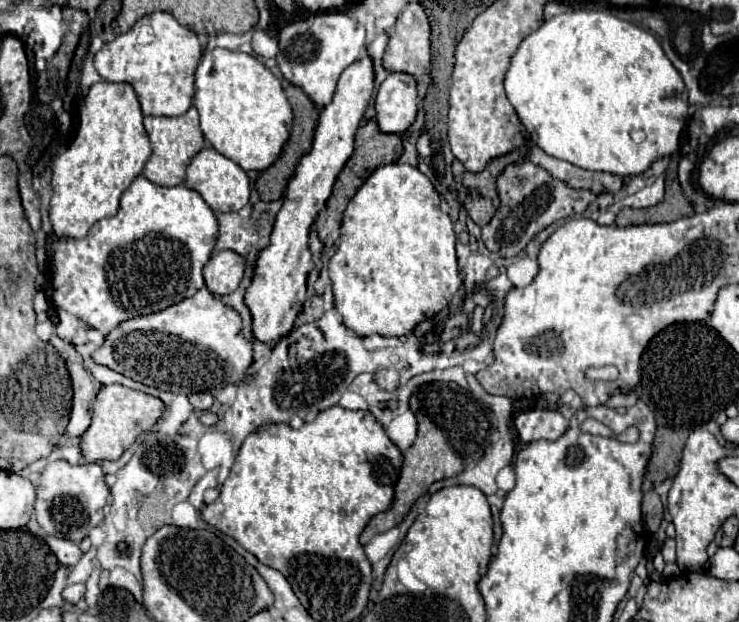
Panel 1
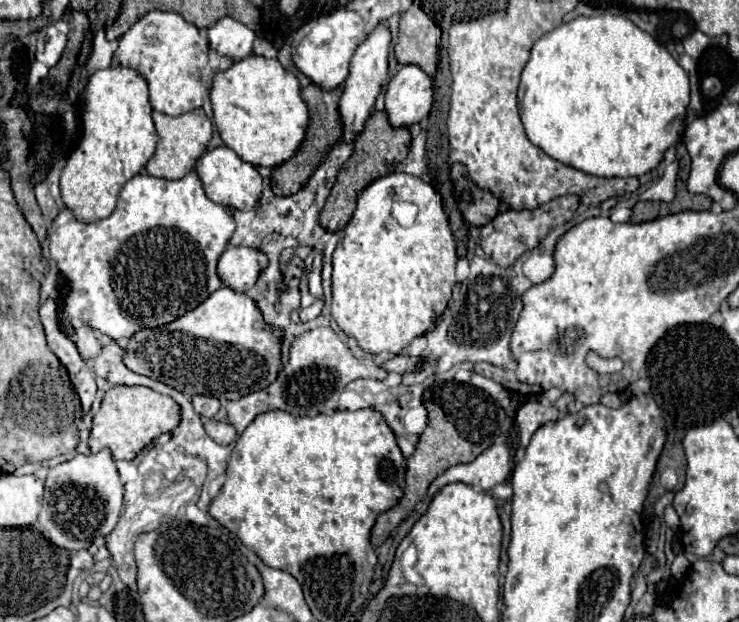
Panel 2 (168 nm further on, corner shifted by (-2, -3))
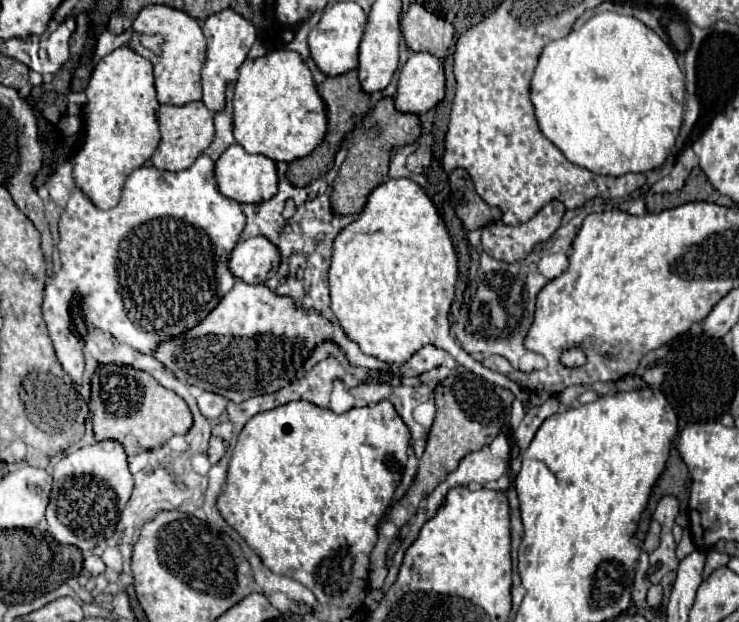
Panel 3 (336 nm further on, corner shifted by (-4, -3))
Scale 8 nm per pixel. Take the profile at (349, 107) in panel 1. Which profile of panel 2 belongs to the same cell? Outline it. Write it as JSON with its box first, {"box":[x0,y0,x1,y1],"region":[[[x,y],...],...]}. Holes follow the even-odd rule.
{"box":[340,23,390,141],"region":[[[378,23],[370,35],[358,45],[352,61],[350,61],[350,75],[344,81],[344,93],[340,97],[340,115],[344,123],[344,139],[354,141],[354,137],[362,131],[366,119],[372,113],[374,101],[382,91],[384,81],[388,79],[388,51],[390,51],[390,31],[386,23]]]}

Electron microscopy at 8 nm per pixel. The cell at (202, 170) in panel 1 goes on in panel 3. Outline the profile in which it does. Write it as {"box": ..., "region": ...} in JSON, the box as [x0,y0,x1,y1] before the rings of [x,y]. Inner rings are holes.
{"box":[214,145,278,203],"region":[[[230,145],[220,155],[220,159],[214,163],[214,173],[218,191],[238,203],[262,203],[274,197],[274,193],[278,191],[278,175],[274,161],[264,155],[250,155],[240,145]]]}

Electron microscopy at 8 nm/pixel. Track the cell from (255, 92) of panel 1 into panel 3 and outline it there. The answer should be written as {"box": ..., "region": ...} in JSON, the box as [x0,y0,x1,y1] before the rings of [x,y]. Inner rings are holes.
{"box":[234,51,326,163],"region":[[[274,51],[258,59],[246,59],[240,65],[238,81],[234,83],[234,137],[248,153],[266,155],[272,161],[290,163],[294,159],[306,157],[326,133],[326,111],[324,103],[316,91],[310,69],[302,63],[300,55],[294,51]]]}

